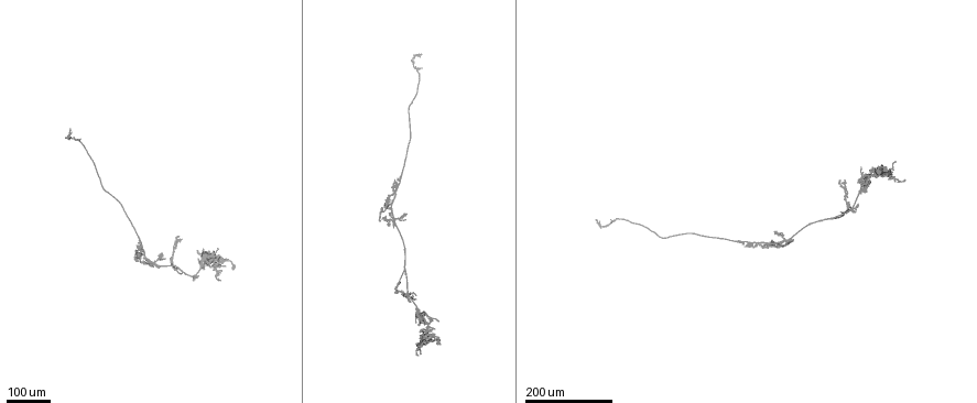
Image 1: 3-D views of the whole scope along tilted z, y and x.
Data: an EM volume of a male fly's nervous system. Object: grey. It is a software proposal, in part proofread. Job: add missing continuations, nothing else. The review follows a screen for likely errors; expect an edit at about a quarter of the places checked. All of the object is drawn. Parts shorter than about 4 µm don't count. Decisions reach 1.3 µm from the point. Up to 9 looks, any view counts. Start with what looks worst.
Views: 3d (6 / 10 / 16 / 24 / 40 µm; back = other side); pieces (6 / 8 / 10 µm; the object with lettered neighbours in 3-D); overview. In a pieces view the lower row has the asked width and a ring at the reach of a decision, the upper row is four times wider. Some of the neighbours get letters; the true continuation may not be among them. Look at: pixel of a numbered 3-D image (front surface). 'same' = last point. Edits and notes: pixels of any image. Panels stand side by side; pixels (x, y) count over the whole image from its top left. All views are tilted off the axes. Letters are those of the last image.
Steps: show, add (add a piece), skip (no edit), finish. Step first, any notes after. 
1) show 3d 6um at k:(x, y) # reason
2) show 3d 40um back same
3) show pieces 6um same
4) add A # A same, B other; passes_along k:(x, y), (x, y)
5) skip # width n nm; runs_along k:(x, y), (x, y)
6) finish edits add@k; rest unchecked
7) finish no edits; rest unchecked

show 3d 24um at 1:(414, 66) # branch stops here

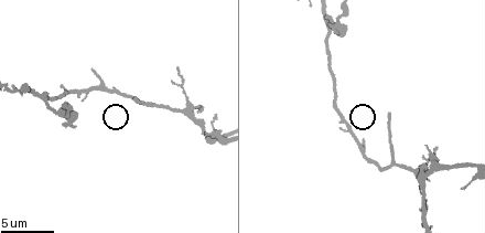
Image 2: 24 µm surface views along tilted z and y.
show pieces 8um at 2:(388, 115) # see the neighbours

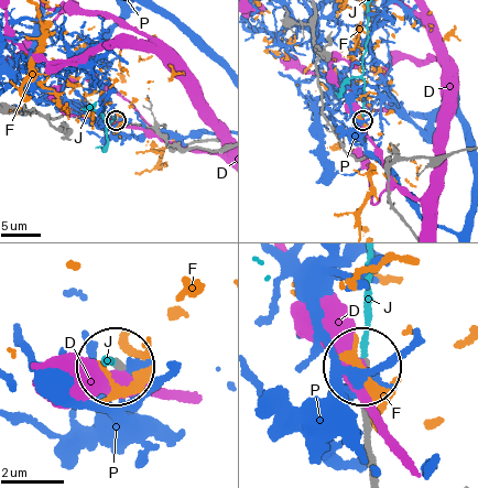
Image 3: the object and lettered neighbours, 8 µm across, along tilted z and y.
add J # width 190 nm; D other, F other, J same, P other; it goes on there

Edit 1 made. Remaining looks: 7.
show 3d 40um at 1:(772, 247) # thin end

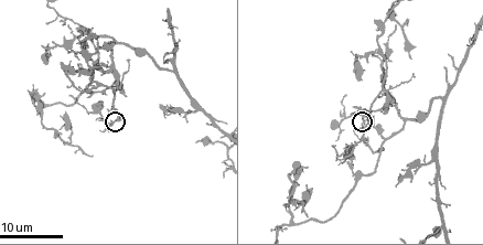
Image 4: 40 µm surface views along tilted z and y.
show pieces 6um at 4:(88, 96)

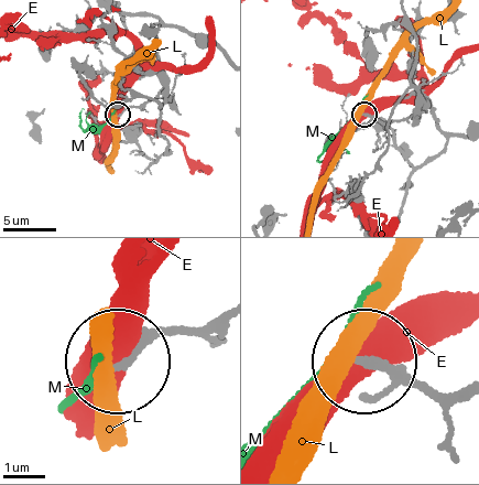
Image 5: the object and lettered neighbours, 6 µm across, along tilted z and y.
add M # E other, L other, M same; it goes on there

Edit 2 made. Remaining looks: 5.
show 3d 40um at 1:(80, 139) # branch stops here

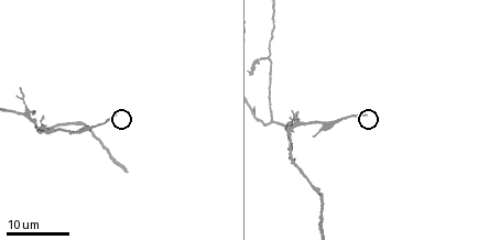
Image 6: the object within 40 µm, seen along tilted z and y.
show pieces 8um at 6:(112, 116)

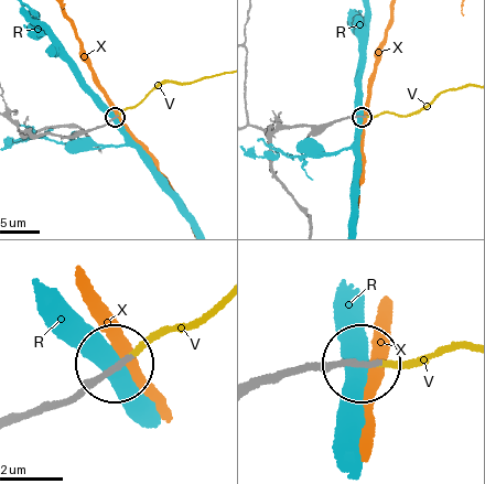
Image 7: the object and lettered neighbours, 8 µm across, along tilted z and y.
add V # R other, V same, X other; passes_along 7:(291, 376), (460, 346); it goes on there

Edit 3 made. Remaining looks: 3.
finish edits add@3, add@5, add@7; rest unchecked

